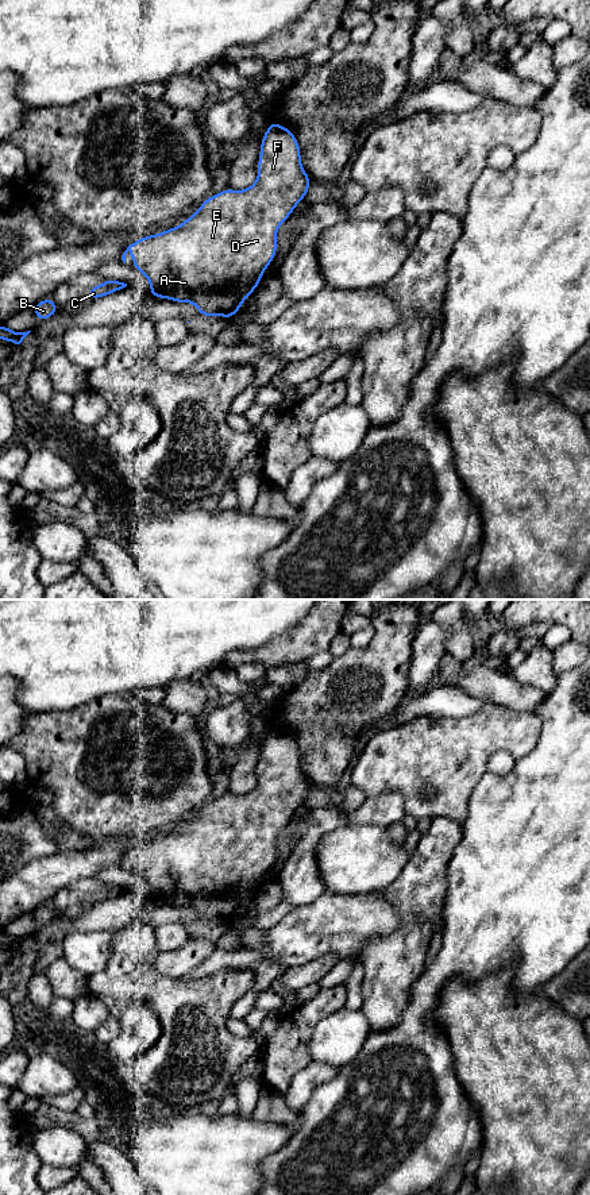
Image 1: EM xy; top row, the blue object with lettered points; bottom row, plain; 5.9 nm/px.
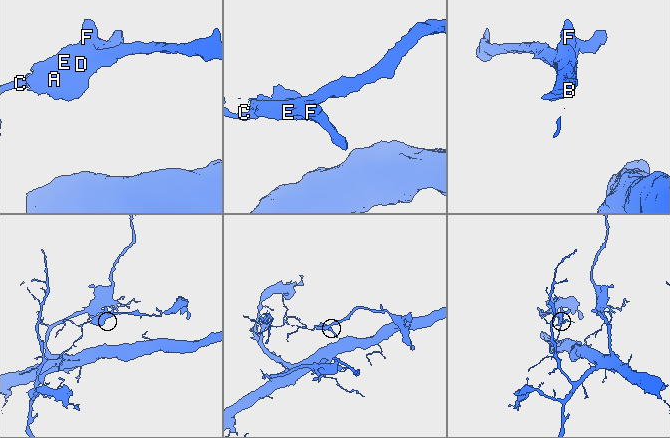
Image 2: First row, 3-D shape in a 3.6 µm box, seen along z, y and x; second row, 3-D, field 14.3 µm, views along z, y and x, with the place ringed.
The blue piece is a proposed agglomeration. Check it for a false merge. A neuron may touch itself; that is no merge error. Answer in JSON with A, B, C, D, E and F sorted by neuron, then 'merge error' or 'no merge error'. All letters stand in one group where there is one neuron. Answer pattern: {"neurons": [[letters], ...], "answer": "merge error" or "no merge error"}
{"neurons": [["A", "D", "E", "F"], ["B", "C"]], "answer": "merge error"}

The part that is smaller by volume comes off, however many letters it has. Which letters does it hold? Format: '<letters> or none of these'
A, D, E, F

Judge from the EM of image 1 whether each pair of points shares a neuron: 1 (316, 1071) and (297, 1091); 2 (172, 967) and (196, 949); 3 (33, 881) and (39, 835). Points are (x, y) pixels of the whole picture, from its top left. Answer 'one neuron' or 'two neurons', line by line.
1: one neuron
2: one neuron
3: two neurons

